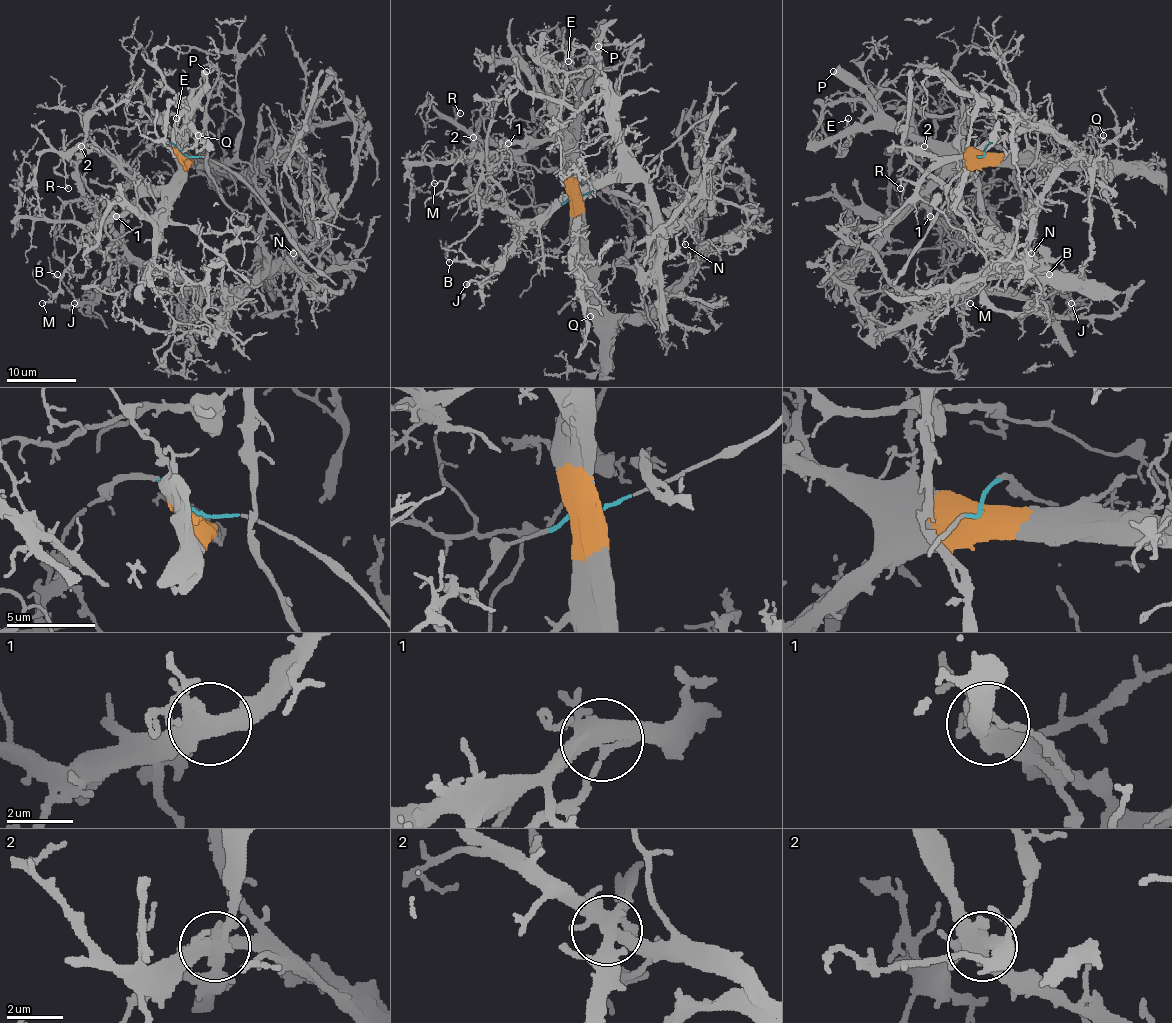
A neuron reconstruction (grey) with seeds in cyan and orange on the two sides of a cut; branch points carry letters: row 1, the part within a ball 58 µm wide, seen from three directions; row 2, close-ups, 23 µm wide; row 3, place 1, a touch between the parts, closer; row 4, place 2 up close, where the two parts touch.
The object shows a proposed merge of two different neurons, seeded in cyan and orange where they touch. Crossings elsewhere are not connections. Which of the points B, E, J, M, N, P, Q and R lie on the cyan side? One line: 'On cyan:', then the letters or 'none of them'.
On cyan: B, J, N

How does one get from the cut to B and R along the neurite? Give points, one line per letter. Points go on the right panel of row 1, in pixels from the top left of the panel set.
B: (983, 155), (998, 142), (1018, 158), (1023, 218), (1009, 254), (1030, 259), (1051, 301), (1037, 277), (1049, 273)
R: (983, 155), (955, 163), (927, 186), (936, 179), (937, 162), (927, 146), (922, 146), (908, 160), (901, 188)

